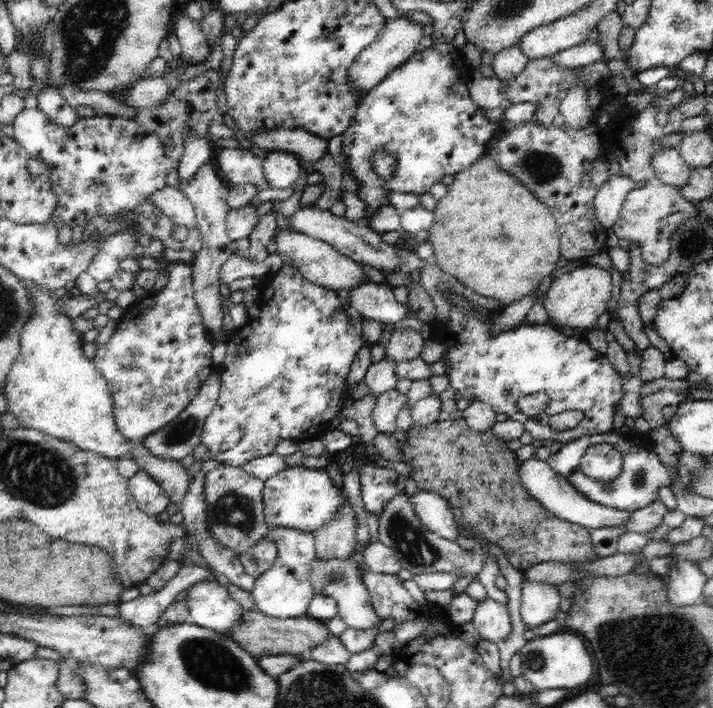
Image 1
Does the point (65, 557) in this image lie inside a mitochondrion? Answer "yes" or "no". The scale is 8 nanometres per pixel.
no

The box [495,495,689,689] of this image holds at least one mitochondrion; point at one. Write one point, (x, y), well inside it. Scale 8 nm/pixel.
(535, 660)

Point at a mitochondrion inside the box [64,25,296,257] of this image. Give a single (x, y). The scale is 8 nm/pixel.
(98, 184)

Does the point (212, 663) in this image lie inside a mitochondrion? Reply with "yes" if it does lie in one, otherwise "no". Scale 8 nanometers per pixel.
yes

